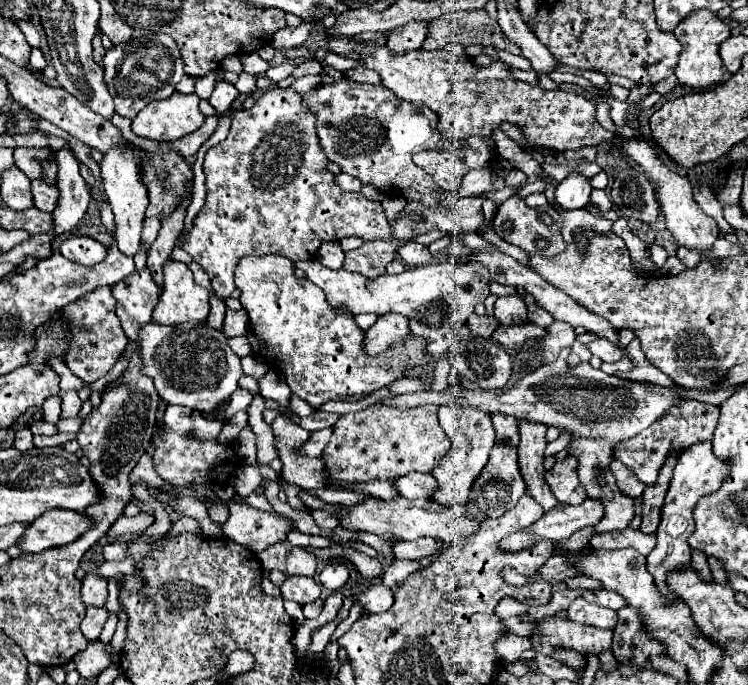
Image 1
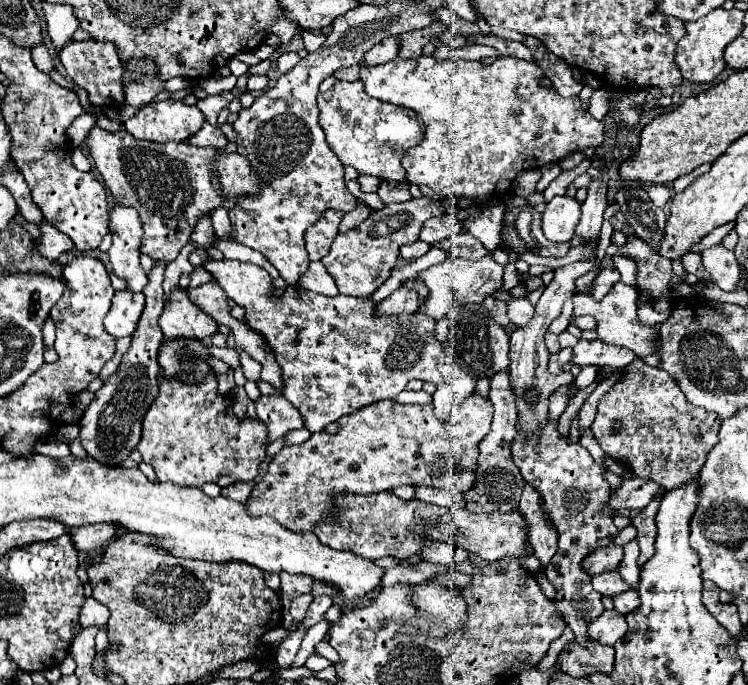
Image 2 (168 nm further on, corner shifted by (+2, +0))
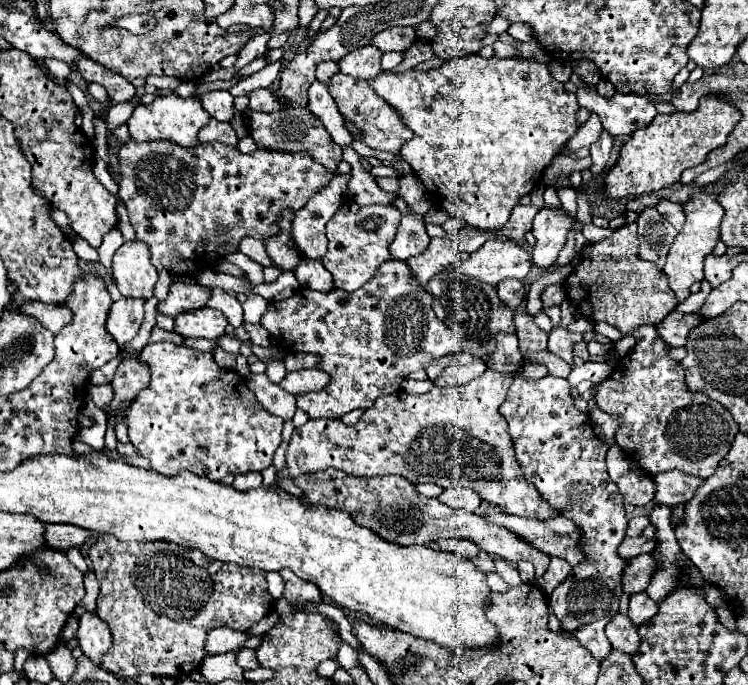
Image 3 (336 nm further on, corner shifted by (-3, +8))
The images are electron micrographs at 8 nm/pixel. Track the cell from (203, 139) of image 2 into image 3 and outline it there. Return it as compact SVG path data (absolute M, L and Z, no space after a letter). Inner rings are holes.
M214 118L198 132L198 140L200 142L224 142L224 144L230 144L230 146L238 144L236 132L230 126L230 122L218 122Z

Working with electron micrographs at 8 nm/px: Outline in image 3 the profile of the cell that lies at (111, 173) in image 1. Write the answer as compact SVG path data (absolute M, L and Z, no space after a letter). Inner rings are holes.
M124 242L112 260L114 278L122 296L152 298L158 270L150 262L150 250L144 242Z

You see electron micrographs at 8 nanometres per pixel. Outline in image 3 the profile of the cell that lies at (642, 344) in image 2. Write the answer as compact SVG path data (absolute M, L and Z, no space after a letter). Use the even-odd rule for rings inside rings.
M674 310L672 314L668 314L668 318L664 318L660 324L656 324L656 332L664 340L666 346L676 348L676 346L682 346L686 342L688 330L692 330L692 326L696 326L700 322L702 322L700 312L680 314Z

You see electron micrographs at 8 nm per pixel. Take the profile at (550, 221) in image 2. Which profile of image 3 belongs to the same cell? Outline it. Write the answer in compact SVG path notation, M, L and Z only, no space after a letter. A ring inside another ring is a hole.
M542 208L536 214L534 226L532 226L532 234L536 236L532 262L540 268L548 268L550 264L554 264L574 224L576 224L576 218L564 212L562 208Z

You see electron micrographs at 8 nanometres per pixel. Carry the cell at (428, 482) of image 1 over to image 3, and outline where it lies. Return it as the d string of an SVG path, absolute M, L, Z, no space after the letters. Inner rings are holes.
M444 488L444 492L440 494L440 502L448 504L452 508L476 512L482 498L474 490L468 490L468 488Z

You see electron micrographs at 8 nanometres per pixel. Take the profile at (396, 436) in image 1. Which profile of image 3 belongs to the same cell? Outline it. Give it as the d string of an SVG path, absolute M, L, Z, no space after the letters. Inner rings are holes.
M488 368L466 386L432 388L422 396L410 396L402 390L380 396L352 426L346 426L342 420L308 420L294 430L286 450L286 466L278 472L272 488L280 490L278 482L282 478L296 478L326 468L338 468L358 478L398 474L414 484L434 482L442 488L472 488L482 500L502 506L508 514L538 520L554 518L556 510L526 482L514 458L506 420L500 414L510 384L512 378Z

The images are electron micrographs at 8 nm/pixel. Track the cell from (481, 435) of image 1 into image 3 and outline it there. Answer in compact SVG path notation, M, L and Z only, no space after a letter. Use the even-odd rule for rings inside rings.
M388 260L384 262L380 268L378 268L378 274L374 274L360 290L356 292L344 292L344 290L330 290L330 292L316 292L316 290L310 290L310 288L298 288L296 294L288 300L282 300L282 302L272 302L268 306L268 312L262 316L260 324L270 332L272 336L272 344L286 350L286 352L304 352L304 354L314 354L320 358L318 362L318 368L324 370L326 374L330 374L330 382L324 386L324 390L318 390L318 392L311 392L308 394L297 395L296 405L297 408L305 411L311 419L318 420L318 418L340 418L342 414L350 412L350 410L356 410L356 408L370 408L374 404L374 400L378 396L386 396L386 394L394 394L398 388L400 388L400 382L404 378L408 378L410 372L418 372L418 370L424 370L432 360L438 360L438 358L444 358L446 354L456 354L458 352L458 346L460 346L460 338L450 330L450 326L446 326L442 320L436 318L434 310L432 310L432 296L416 286L416 282L412 282L412 276L408 276L408 268L404 266L404 262L400 260Z

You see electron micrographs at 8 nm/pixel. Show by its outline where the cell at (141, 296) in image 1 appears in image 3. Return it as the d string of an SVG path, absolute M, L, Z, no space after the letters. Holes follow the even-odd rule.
M122 296L110 308L106 330L116 338L118 346L124 346L138 334L142 318L144 318L144 298Z

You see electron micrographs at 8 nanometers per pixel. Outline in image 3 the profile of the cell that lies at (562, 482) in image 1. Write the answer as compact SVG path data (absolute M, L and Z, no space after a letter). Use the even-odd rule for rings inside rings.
M550 374L538 380L514 378L506 402L500 406L500 414L508 422L508 432L524 478L536 486L554 510L572 520L580 530L580 552L584 554L584 562L574 566L566 582L550 594L550 606L562 622L562 628L576 636L594 658L604 660L612 650L604 636L604 628L612 614L618 612L622 594L620 574L624 570L624 560L616 554L616 546L624 540L628 526L622 494L606 470L608 446L596 438L590 418L576 410L570 384L564 378Z

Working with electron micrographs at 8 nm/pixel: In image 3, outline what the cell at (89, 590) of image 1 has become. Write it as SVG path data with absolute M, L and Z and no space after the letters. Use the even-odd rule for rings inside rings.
M86 612L80 618L80 628L78 628L76 636L80 640L82 652L88 658L92 658L96 664L100 664L104 650L108 650L108 646L112 644L108 624L104 620L100 620L96 612Z

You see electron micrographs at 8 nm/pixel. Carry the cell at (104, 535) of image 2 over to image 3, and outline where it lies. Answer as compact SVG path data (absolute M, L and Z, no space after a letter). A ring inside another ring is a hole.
M48 524L48 530L46 530L46 546L58 548L58 550L80 548L86 542L90 542L90 538L92 538L92 532L72 524Z

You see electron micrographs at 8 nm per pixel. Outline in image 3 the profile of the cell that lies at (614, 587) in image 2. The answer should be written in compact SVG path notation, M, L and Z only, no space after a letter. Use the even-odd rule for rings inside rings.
M642 554L642 556L634 556L632 560L628 560L624 572L622 572L622 584L624 584L624 592L626 594L634 594L644 590L644 586L648 586L648 578L654 570L654 562L650 554Z

